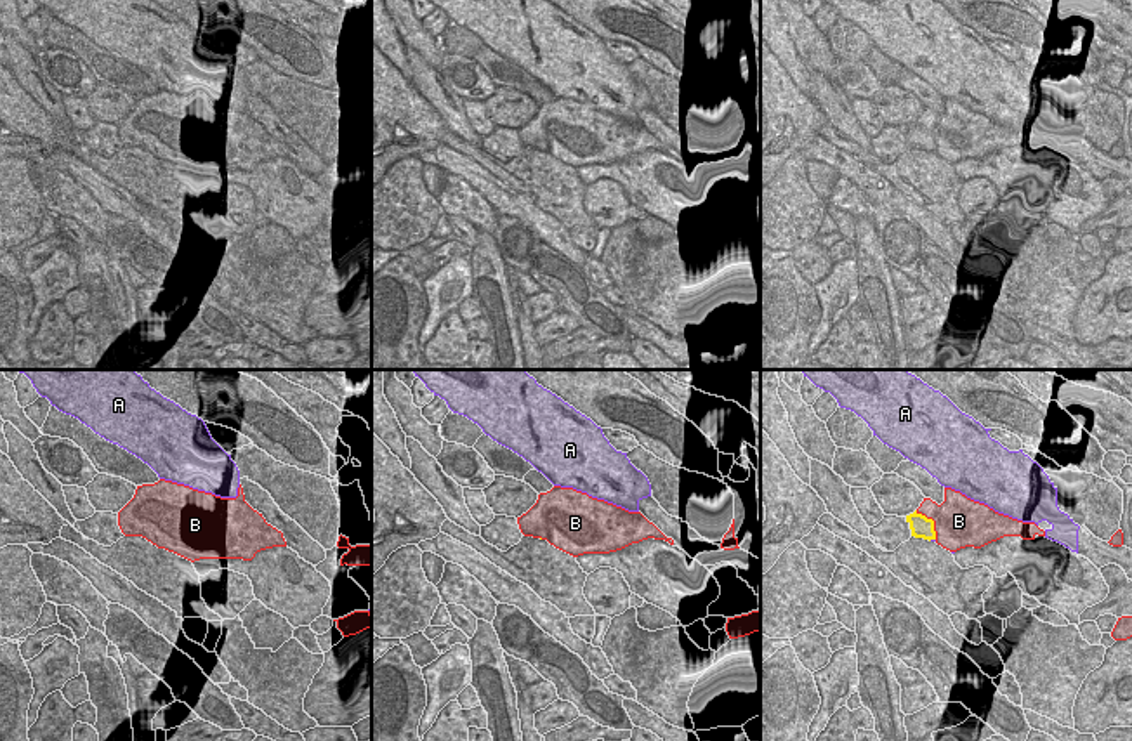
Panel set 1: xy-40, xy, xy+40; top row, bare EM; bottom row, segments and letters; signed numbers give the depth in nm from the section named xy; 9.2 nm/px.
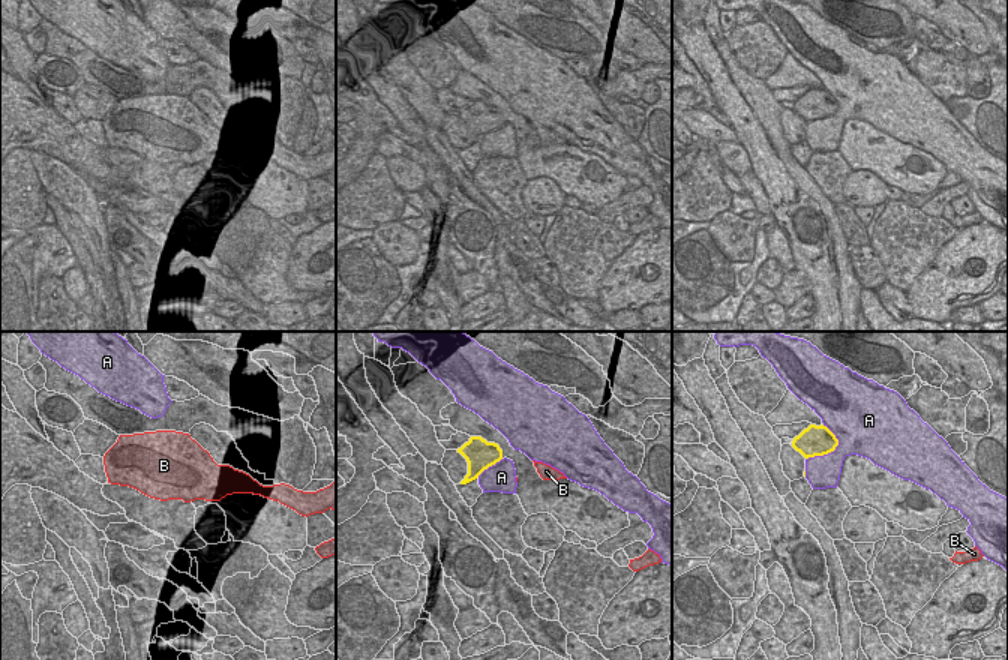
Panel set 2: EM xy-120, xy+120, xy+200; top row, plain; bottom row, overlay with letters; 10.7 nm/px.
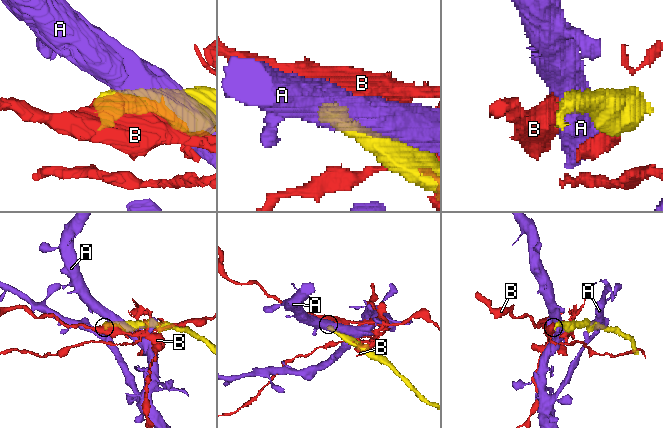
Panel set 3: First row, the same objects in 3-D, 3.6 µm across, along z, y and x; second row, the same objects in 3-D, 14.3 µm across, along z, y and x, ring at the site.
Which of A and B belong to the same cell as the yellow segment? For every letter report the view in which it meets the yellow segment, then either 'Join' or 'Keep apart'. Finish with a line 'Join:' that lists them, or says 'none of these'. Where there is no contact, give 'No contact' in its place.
A: Touches yellow in xy+40. Keep apart
B: Touches yellow in xy+40. Keep apart
Join: none of these.

